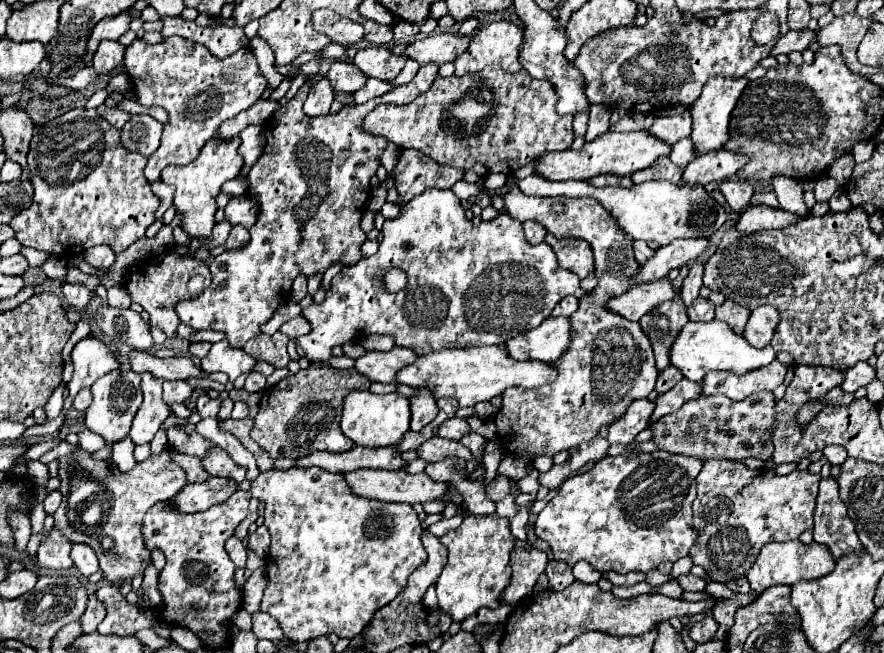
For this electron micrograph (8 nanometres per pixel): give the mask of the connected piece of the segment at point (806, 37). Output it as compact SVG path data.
M804 28L804 30L790 30L788 34L780 36L774 50L772 50L772 56L778 56L778 54L790 54L794 50L798 52L804 52L812 42L816 40L816 30L810 30L810 28Z

